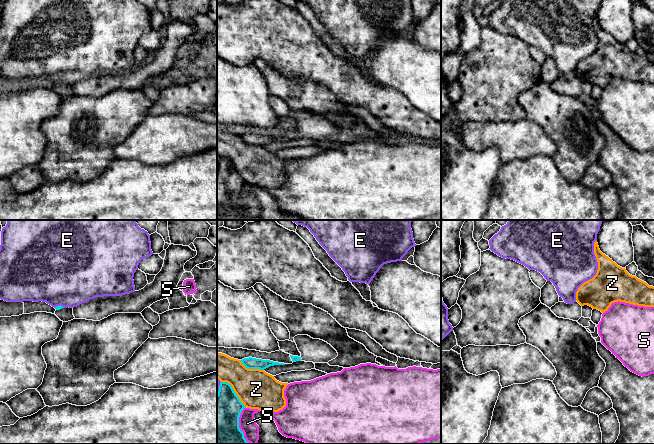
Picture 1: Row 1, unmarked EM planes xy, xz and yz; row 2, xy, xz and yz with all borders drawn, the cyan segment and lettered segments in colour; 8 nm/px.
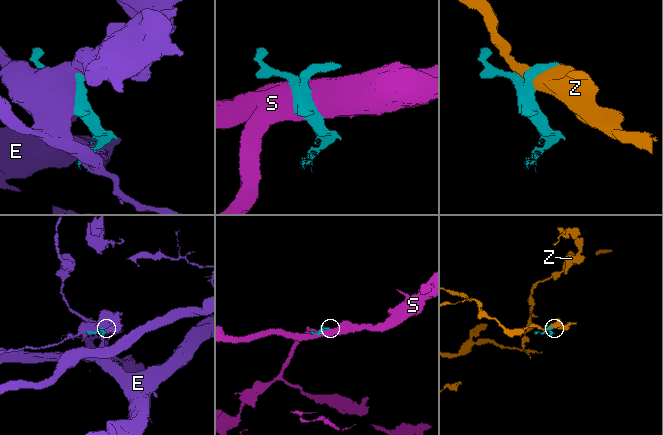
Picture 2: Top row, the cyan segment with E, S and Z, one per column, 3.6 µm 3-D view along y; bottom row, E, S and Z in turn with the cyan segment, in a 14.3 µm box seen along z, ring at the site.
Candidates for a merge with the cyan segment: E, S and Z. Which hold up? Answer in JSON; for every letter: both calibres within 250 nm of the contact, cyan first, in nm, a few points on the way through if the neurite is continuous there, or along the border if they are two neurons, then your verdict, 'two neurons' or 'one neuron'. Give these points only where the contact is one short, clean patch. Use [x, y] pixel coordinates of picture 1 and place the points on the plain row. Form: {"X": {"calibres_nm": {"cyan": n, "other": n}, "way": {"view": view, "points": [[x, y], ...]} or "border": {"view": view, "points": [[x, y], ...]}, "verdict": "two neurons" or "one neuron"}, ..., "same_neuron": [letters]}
{"E": {"calibres_nm": {"cyan": 360, "other": 50}, "verdict": "two neurons"}, "S": {"calibres_nm": {"cyan": 440, "other": 140}, "verdict": "two neurons"}, "Z": {"calibres_nm": {"cyan": 360, "other": 320}, "verdict": "two neurons"}, "same_neuron": []}

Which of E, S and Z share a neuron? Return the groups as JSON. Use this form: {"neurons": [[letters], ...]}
{"neurons": [["E"], ["S"], ["Z"]]}

